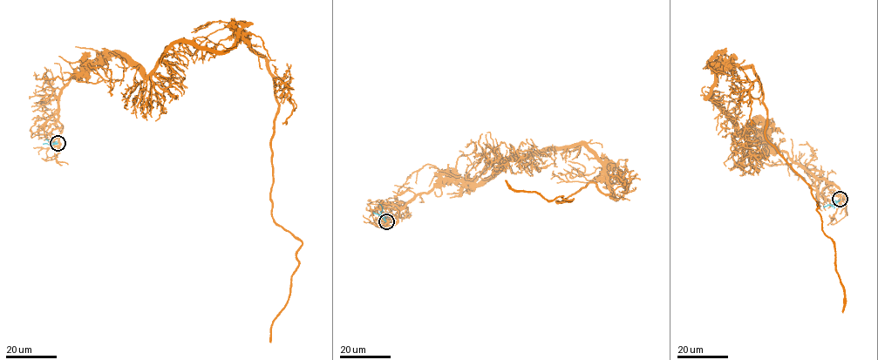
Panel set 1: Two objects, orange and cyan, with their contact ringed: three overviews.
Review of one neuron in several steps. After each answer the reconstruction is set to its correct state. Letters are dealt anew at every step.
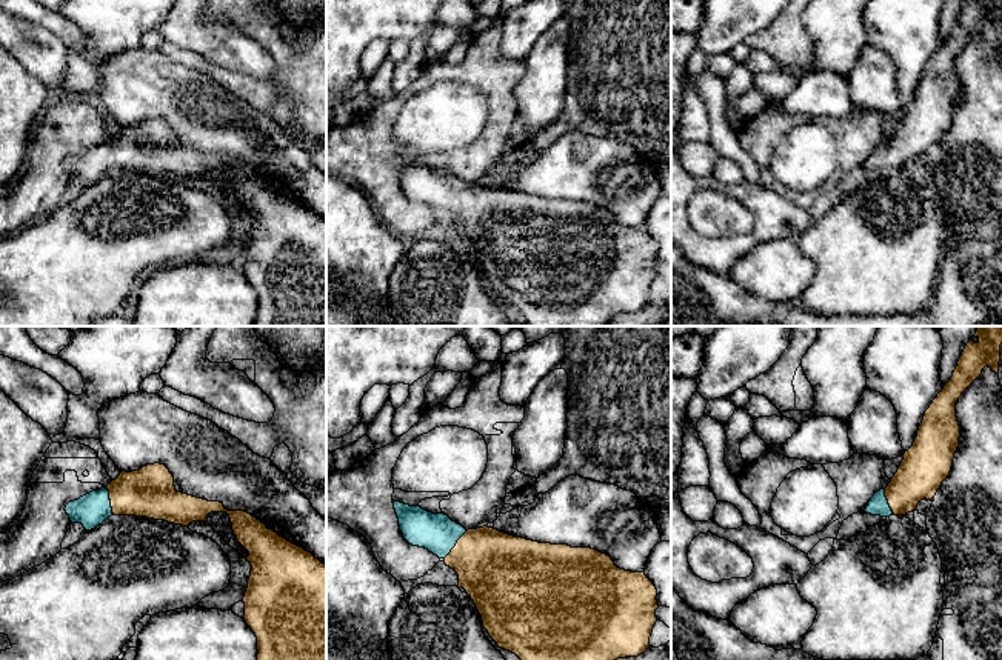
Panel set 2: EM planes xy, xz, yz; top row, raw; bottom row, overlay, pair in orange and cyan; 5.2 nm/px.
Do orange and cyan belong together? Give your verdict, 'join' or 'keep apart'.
join

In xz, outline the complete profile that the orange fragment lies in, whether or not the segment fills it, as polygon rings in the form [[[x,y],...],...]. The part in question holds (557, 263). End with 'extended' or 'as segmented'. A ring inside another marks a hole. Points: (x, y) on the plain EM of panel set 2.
[[[392,158],[403,194],[443,214],[457,228],[459,243],[474,257],[489,292],[499,303],[516,309],[526,326],[608,326],[614,315],[637,312],[650,303],[659,260],[657,245],[645,228],[620,225],[610,211],[591,203],[539,198],[488,182],[466,186],[445,169]]]; extended

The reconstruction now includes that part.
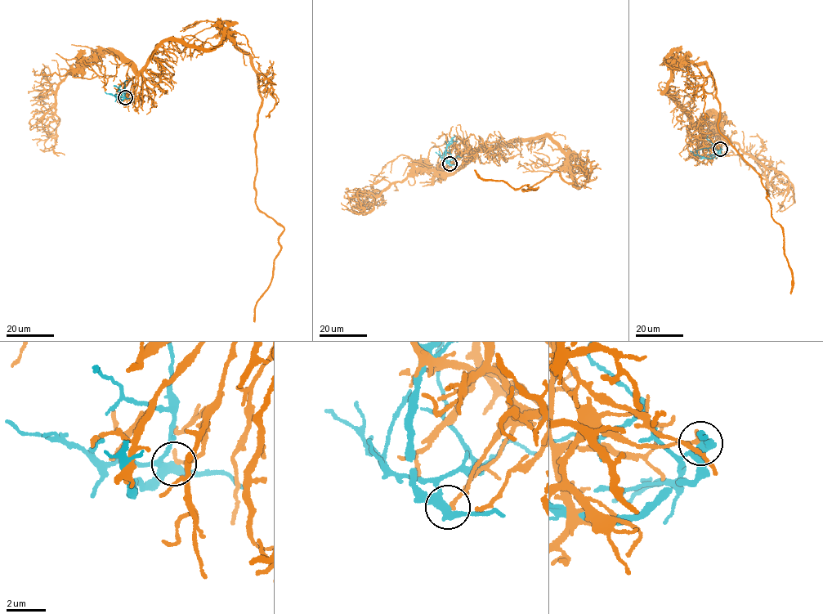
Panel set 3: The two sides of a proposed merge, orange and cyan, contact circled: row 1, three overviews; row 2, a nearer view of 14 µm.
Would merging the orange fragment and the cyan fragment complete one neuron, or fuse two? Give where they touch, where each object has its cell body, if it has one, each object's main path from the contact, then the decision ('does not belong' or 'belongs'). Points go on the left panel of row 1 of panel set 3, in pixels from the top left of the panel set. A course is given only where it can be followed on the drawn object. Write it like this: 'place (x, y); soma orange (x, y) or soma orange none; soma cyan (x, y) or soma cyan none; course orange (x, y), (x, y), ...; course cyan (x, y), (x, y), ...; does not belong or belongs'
place (125, 97); soma orange none; soma cyan none; course orange (125, 97), (165, 41), (207, 50), (227, 37), (250, 57), (261, 100), (257, 207), (284, 230), (253, 321); course cyan (125, 97), (120, 100), (118, 99), (120, 85); does not belong

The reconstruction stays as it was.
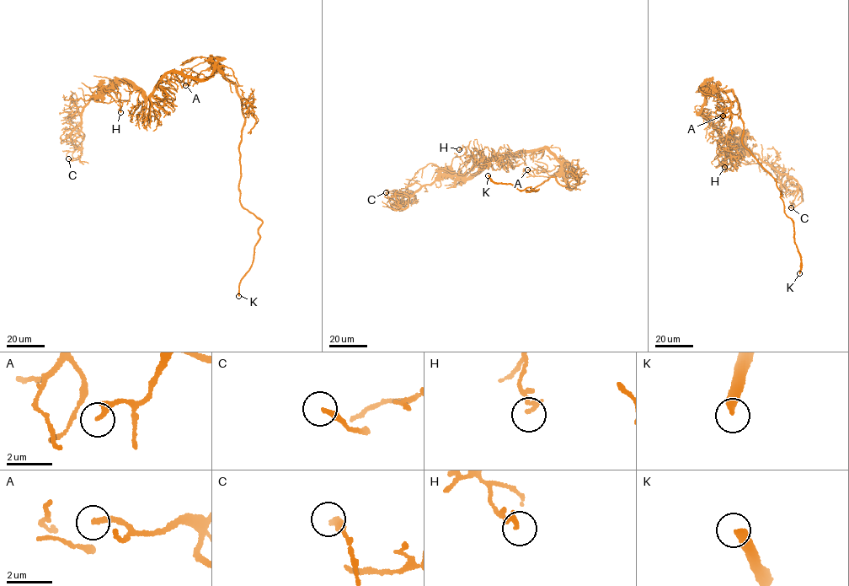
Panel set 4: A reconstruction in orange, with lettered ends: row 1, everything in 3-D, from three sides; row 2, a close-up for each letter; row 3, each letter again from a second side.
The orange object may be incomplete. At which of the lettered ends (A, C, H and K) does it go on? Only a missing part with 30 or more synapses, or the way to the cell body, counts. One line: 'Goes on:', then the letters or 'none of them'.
Goes on: K

